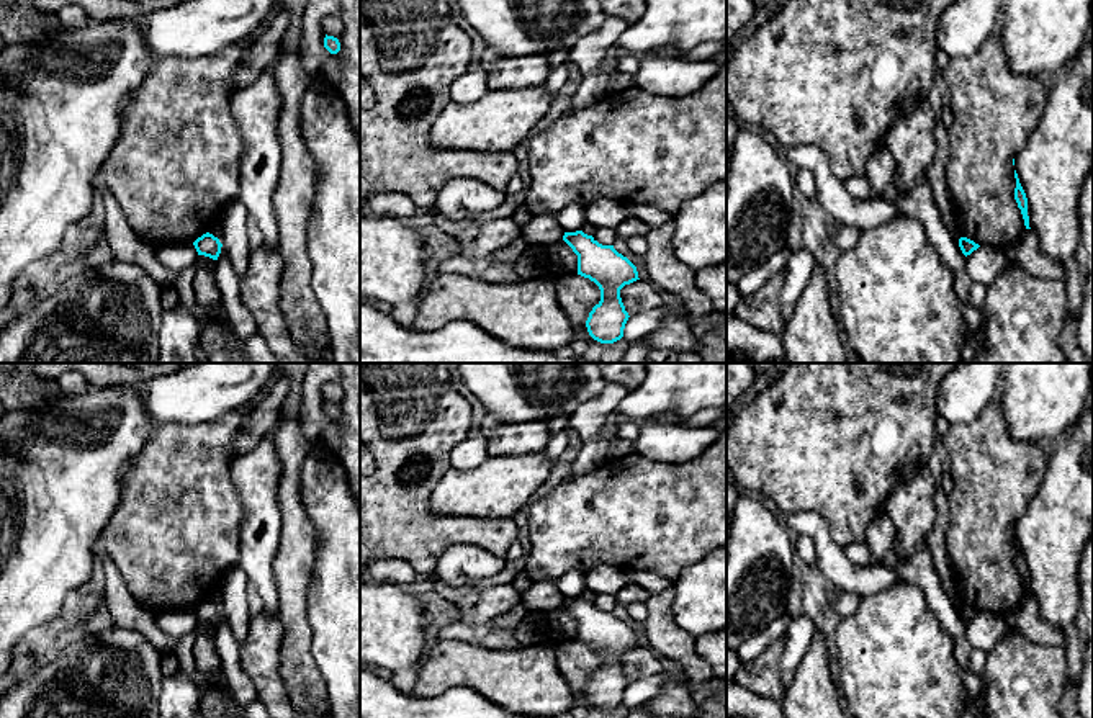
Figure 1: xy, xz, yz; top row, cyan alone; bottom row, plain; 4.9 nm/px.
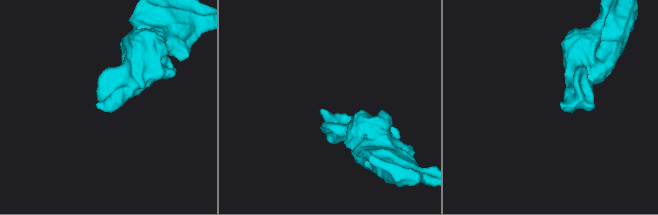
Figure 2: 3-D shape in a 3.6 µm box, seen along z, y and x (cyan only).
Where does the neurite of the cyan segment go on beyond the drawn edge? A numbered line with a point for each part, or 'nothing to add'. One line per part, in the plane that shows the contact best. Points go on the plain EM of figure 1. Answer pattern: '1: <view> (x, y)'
nothing to add

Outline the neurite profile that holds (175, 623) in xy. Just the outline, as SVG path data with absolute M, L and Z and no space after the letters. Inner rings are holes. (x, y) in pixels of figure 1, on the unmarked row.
M162 610L155 613L157 626L169 636L180 636L195 631L198 618L193 610Z

